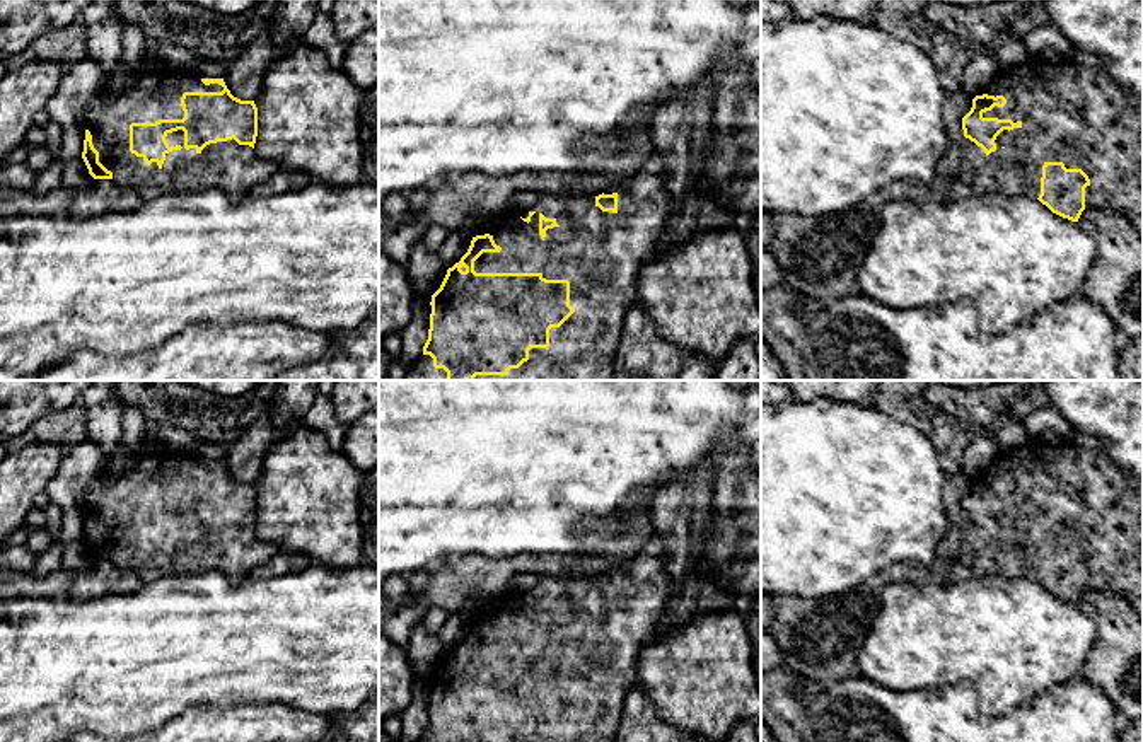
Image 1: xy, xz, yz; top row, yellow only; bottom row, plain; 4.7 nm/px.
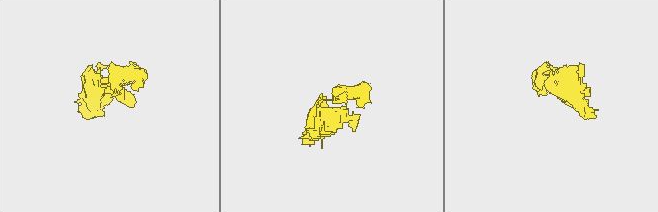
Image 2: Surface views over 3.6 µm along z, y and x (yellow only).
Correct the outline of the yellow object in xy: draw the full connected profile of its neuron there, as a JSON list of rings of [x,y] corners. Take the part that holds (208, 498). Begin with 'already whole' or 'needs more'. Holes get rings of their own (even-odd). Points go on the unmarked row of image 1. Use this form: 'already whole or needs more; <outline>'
needs more; [[[159,450],[136,457],[135,466],[113,484],[102,474],[89,486],[82,541],[94,561],[131,570],[143,583],[164,575],[212,570],[241,582],[280,551],[256,537],[256,519],[254,483],[234,479],[223,461]]]

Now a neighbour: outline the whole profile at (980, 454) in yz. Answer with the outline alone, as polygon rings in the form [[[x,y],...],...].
[[[979,437],[967,445],[960,459],[960,472],[969,478],[983,478],[989,471],[998,455],[996,442],[993,437]]]

